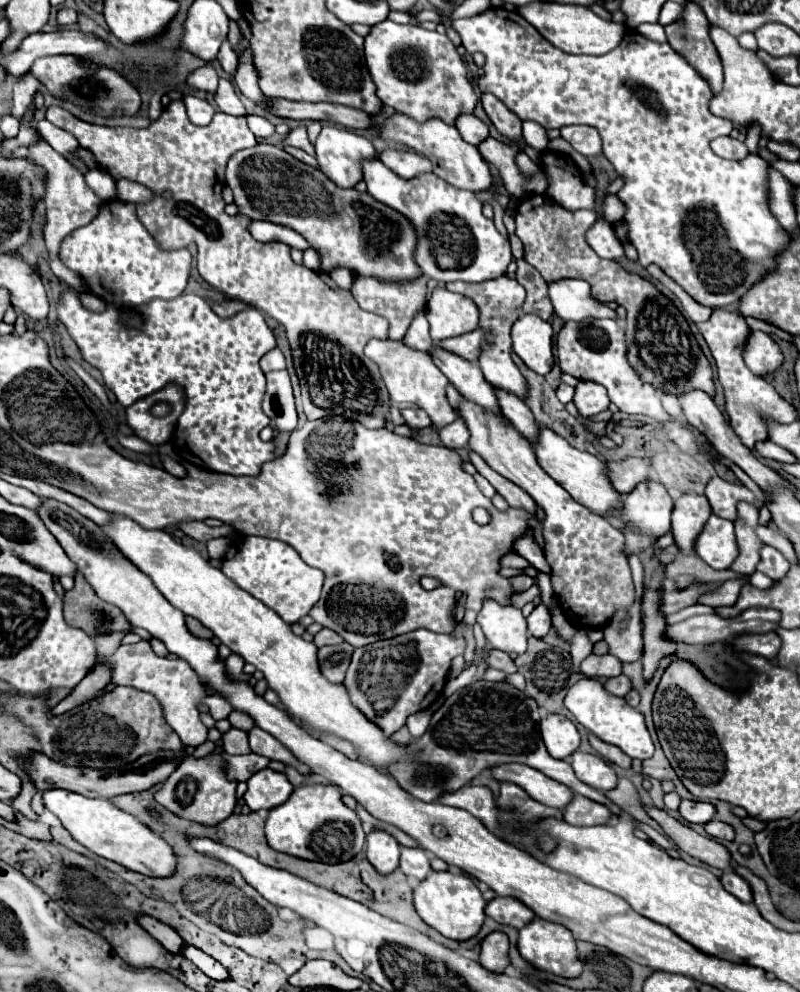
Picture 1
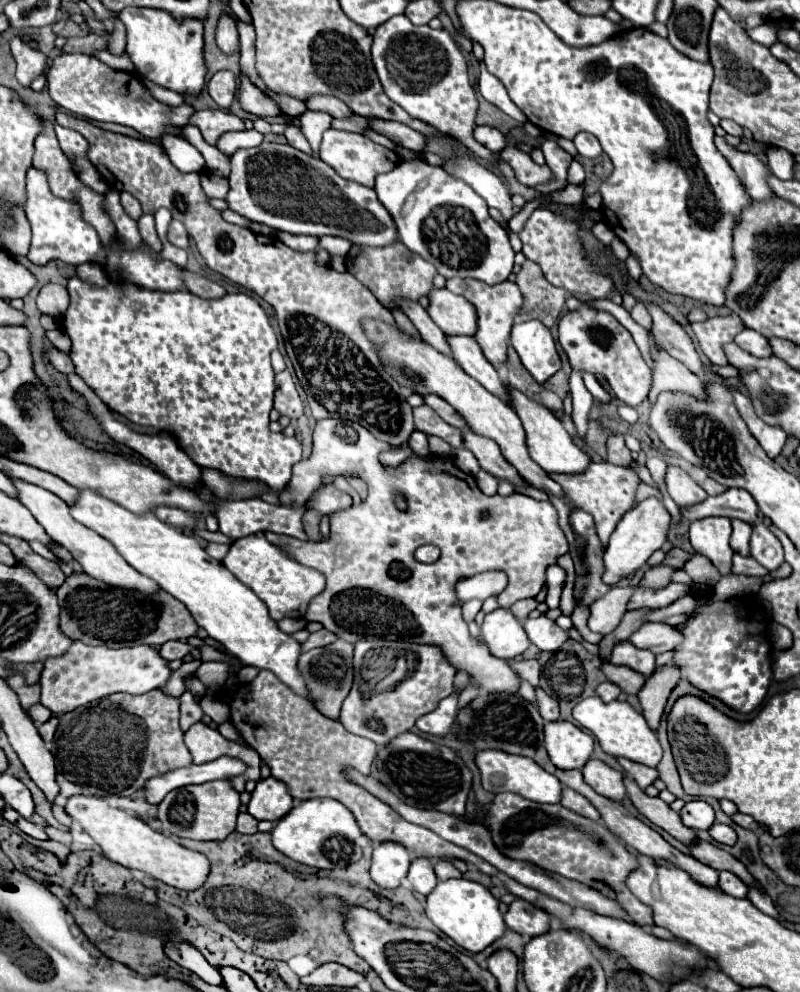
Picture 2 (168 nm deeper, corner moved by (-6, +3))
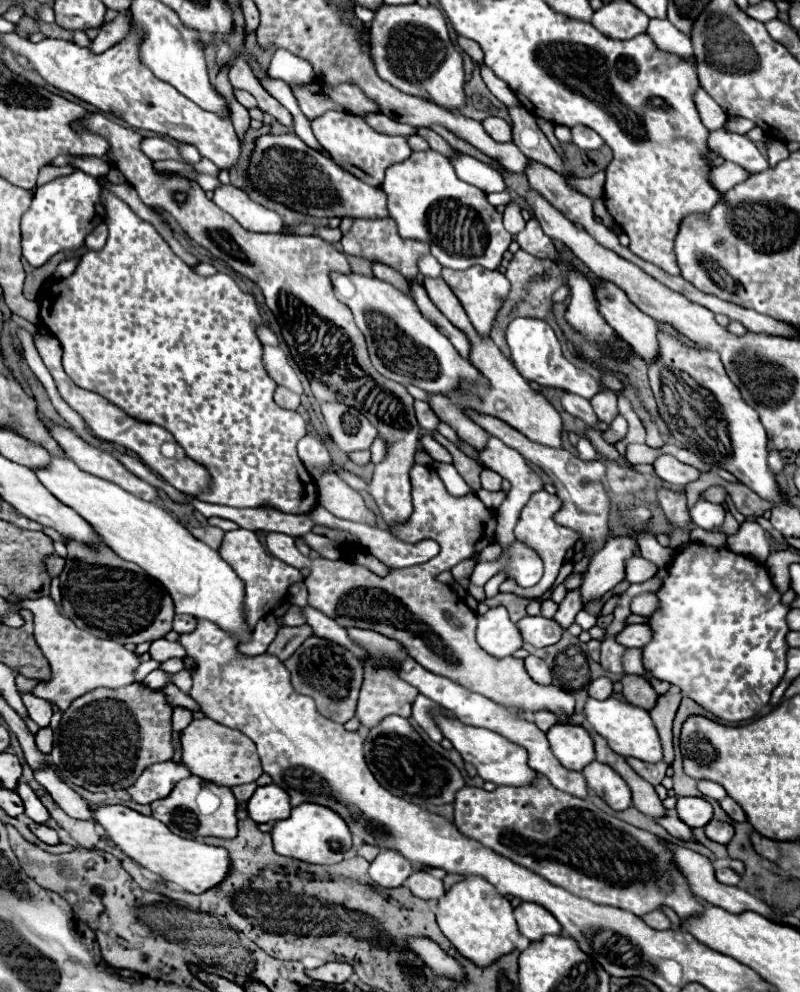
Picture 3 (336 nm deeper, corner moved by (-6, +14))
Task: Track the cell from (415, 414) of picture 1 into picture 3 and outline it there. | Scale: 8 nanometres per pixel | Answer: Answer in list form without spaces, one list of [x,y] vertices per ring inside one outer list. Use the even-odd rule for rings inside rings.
[[[414,401],[414,411],[416,411],[416,419],[418,419],[418,425],[422,429],[428,429],[428,431],[434,431],[436,425],[440,423],[440,419],[434,415],[434,411],[430,409],[430,405],[426,401]]]

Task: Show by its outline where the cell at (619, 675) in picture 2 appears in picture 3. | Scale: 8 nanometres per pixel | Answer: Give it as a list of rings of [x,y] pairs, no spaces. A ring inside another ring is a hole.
[[[626,675],[622,681],[622,693],[624,693],[624,699],[634,705],[634,707],[640,707],[644,711],[650,711],[652,705],[656,705],[658,701],[658,695],[656,691],[652,689],[652,685],[648,681],[644,681],[642,677],[638,675]]]

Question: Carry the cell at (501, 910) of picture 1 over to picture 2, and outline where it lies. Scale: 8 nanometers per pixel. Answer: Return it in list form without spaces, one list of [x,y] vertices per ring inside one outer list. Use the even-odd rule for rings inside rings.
[[[520,898],[508,906],[508,912],[504,914],[504,922],[510,930],[518,934],[526,934],[526,936],[538,936],[548,932],[550,928],[548,912]]]

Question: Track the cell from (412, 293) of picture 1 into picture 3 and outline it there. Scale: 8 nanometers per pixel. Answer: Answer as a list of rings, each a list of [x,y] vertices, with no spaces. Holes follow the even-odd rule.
[[[392,217],[356,219],[354,225],[350,227],[350,231],[342,237],[342,247],[344,247],[344,253],[348,253],[348,255],[360,255],[360,257],[364,257],[368,261],[380,261],[384,265],[390,265],[396,271],[400,271],[406,279],[414,279],[418,275],[416,261],[420,259],[420,255],[430,251],[428,245],[424,245],[424,241],[402,239],[398,235],[398,227],[392,221]]]

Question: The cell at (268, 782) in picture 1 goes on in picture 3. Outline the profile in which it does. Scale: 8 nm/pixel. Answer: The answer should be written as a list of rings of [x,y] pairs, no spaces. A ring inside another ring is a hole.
[[[278,785],[258,787],[248,801],[248,815],[256,823],[274,823],[290,817],[290,799]]]

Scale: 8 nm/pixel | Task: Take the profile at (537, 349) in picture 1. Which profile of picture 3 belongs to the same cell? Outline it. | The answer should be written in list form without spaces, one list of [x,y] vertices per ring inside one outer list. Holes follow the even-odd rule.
[[[530,317],[514,319],[506,329],[506,343],[510,347],[512,363],[516,365],[516,369],[526,381],[534,381],[542,387],[554,387],[554,389],[562,389],[568,393],[576,393],[584,399],[592,399],[600,391],[596,379],[590,373],[576,367],[562,355],[560,341],[546,321],[530,319]]]

